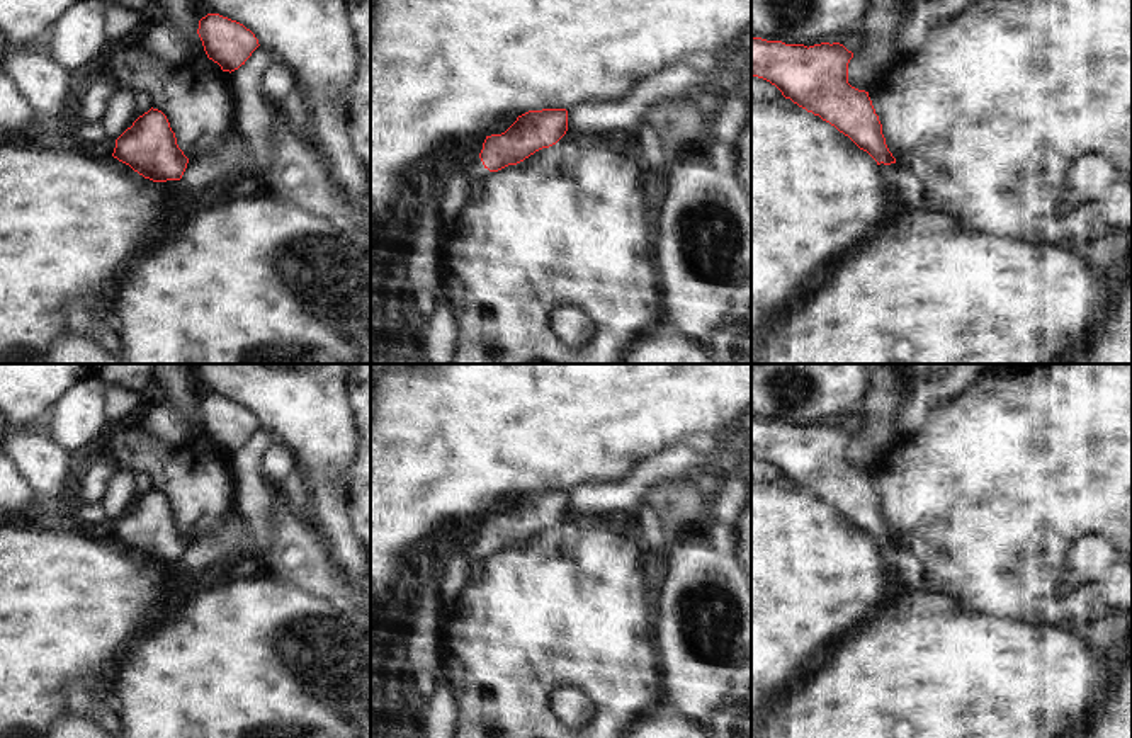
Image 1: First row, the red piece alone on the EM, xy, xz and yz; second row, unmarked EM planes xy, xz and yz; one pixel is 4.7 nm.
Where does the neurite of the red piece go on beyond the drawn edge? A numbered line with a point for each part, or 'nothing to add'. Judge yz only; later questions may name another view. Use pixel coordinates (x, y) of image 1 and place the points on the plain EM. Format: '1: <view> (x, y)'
nothing to add

